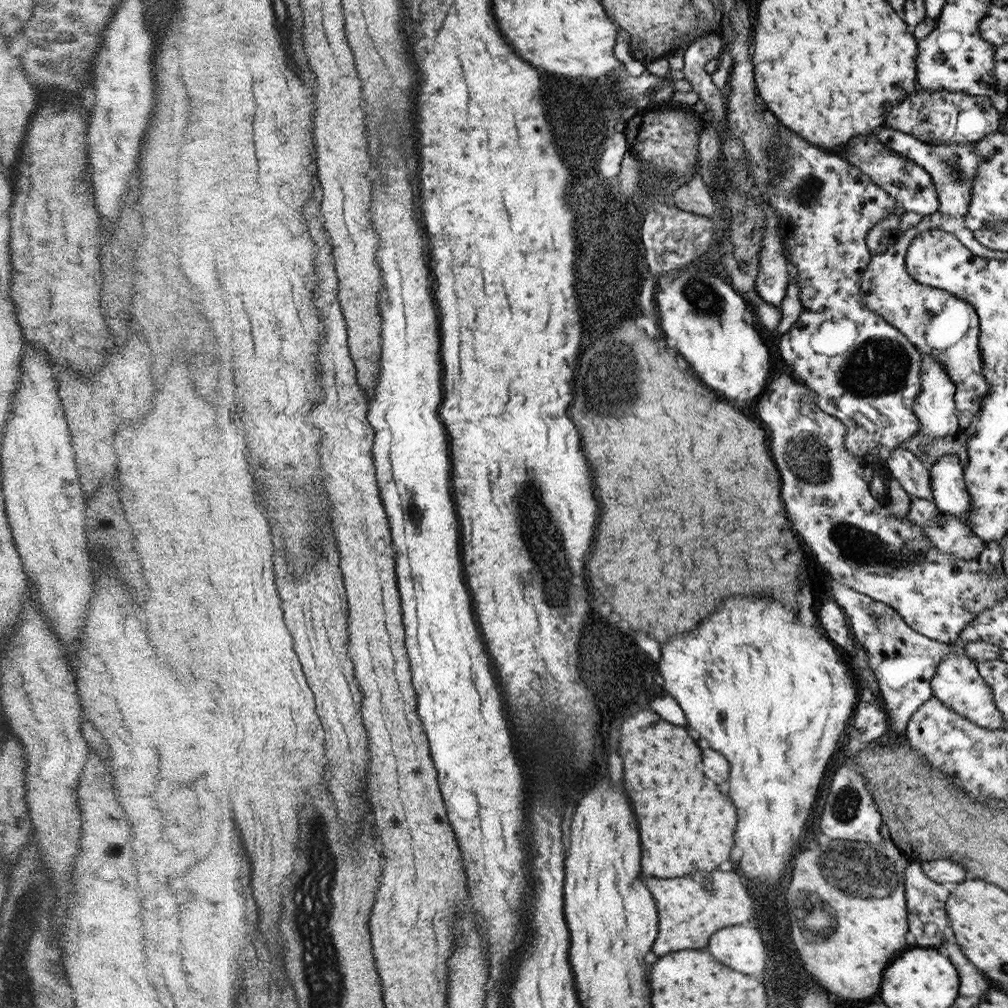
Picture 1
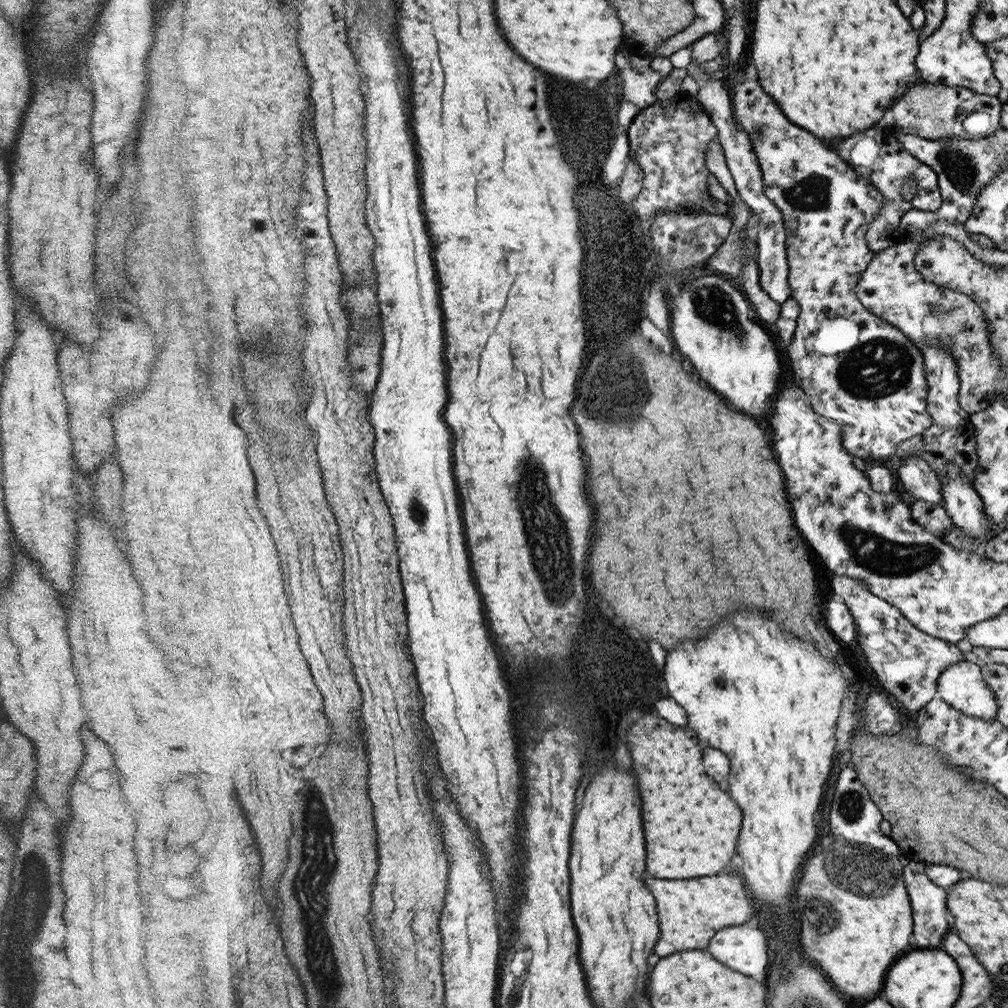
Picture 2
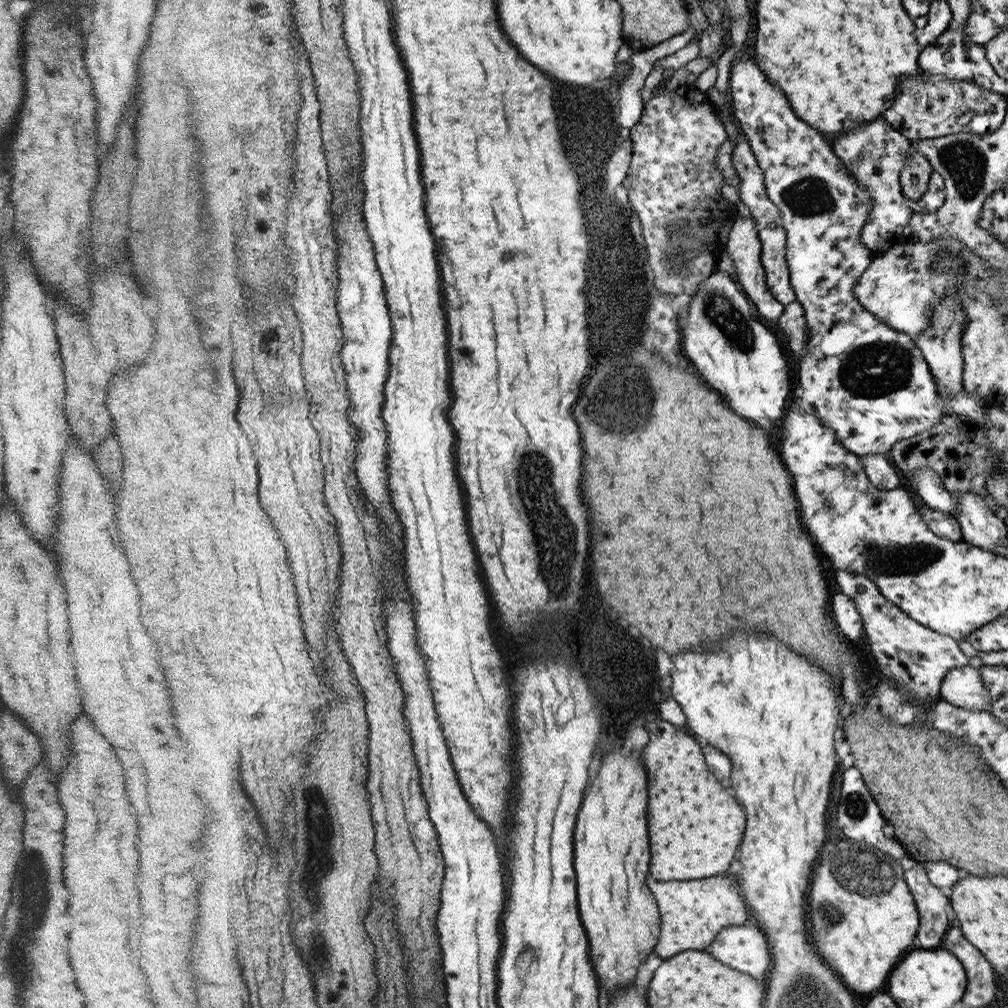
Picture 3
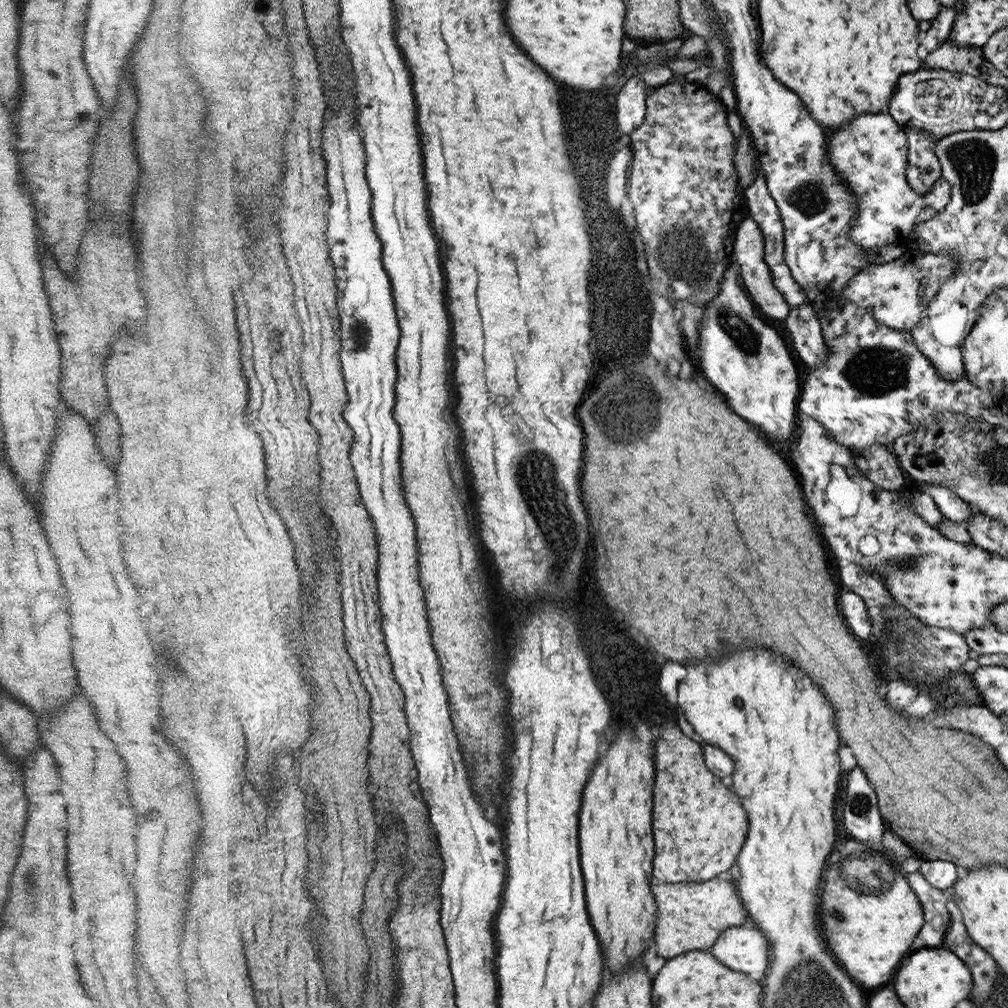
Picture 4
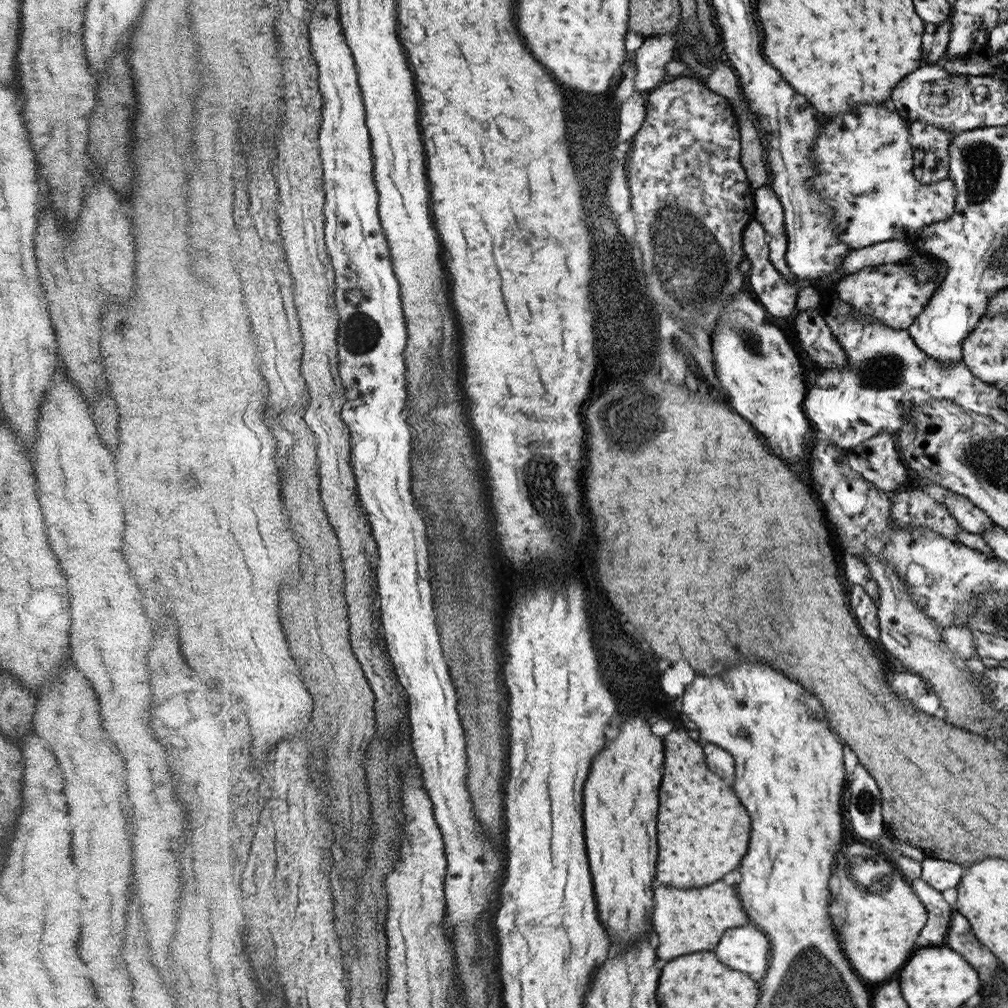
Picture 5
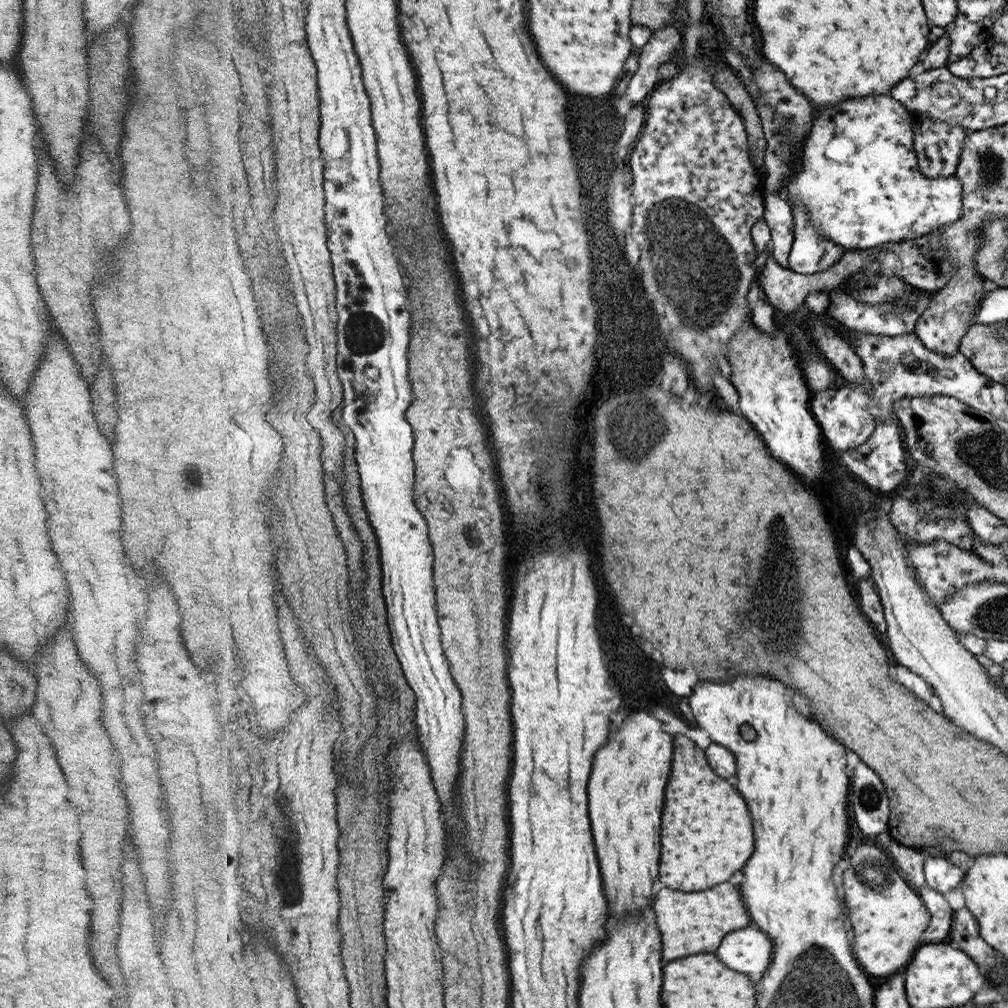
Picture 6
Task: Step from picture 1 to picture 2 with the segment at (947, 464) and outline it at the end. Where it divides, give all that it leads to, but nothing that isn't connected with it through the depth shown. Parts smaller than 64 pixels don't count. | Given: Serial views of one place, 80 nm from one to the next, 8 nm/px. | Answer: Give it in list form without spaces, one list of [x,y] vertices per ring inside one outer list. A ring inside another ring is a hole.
[[[948,464],[948,478],[940,478],[943,507],[954,525],[984,546],[996,534],[985,517],[984,503],[960,468]]]

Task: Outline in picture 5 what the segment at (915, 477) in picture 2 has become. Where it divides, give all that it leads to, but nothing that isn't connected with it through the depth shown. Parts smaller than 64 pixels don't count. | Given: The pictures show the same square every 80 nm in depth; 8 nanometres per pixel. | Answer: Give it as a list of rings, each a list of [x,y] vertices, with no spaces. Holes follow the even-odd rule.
[[[949,492],[942,499],[949,513],[958,521],[961,528],[968,532],[982,536],[988,527],[996,525],[981,508],[965,496]]]

